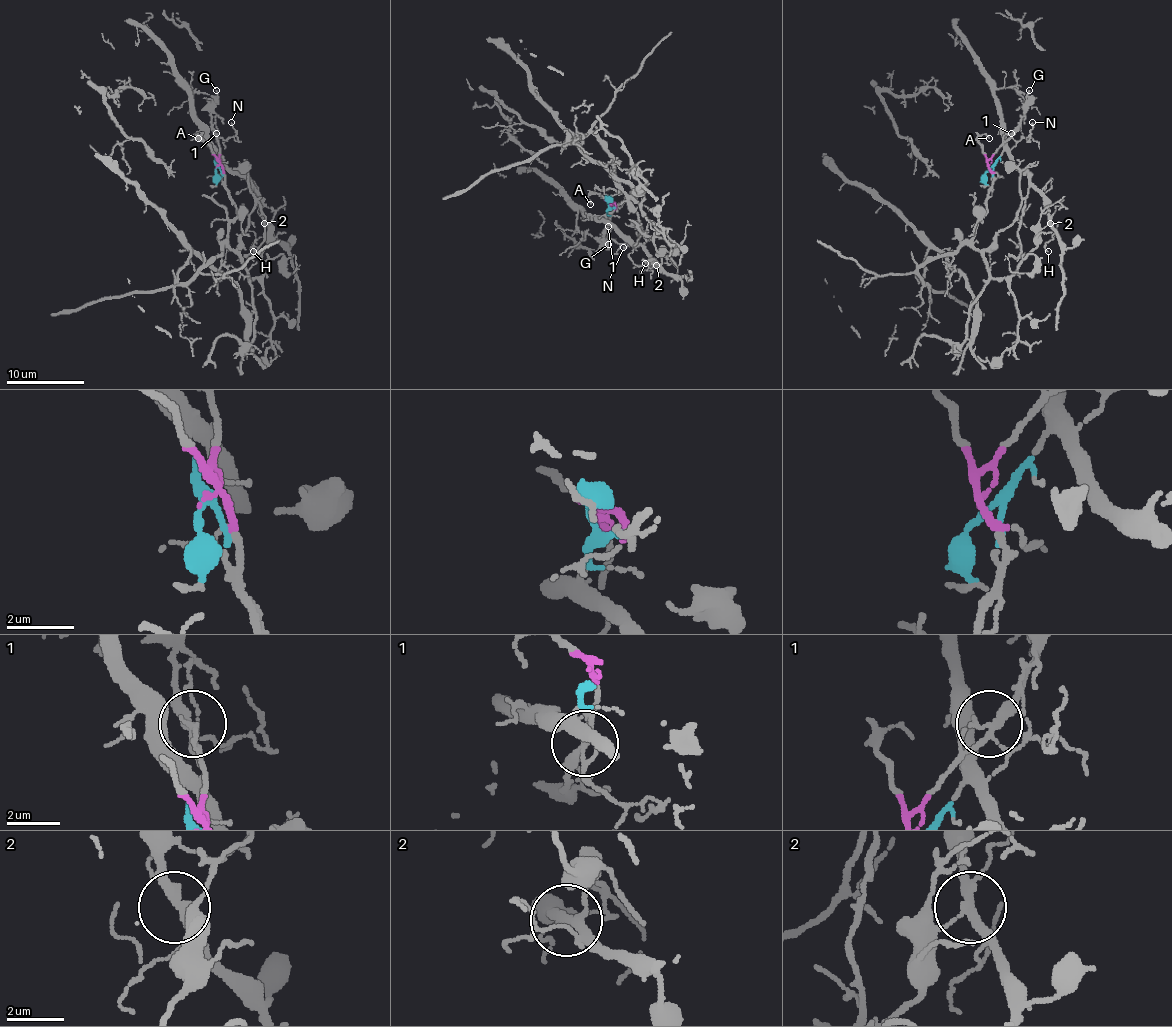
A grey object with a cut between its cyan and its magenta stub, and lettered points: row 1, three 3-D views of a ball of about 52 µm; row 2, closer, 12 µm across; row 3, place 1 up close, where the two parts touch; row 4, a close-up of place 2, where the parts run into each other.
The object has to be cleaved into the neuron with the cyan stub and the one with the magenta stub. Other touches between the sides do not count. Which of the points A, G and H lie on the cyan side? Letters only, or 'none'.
H

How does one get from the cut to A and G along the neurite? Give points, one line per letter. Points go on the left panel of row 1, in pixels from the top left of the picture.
A: (216, 168), (218, 159), (199, 137)
G: (216, 168), (220, 163), (220, 149), (210, 114), (212, 102), (218, 97), (216, 91)

